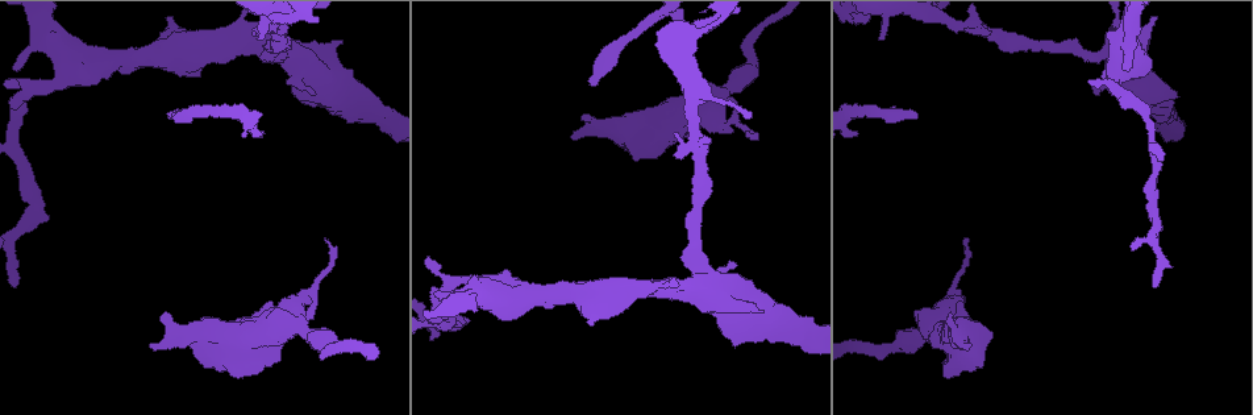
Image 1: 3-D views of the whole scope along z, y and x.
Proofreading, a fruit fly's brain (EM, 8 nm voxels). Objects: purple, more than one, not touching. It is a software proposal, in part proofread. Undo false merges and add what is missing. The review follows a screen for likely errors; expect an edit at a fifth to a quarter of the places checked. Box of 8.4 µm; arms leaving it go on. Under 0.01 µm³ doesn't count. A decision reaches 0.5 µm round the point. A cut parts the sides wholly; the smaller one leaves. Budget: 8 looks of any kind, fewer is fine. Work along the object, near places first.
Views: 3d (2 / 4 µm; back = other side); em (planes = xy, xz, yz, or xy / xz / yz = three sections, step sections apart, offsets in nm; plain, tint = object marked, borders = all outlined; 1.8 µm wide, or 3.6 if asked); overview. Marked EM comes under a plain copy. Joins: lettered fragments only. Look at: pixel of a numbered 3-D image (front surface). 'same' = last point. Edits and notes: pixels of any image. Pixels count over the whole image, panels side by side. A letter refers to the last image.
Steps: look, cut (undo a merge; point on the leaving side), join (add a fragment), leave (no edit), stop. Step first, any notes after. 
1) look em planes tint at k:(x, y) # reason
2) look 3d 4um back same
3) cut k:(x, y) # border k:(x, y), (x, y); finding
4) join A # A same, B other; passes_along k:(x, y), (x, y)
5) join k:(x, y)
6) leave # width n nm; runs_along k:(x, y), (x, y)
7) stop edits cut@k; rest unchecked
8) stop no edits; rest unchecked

look 3d 4um at 1:(592, 84) # free end

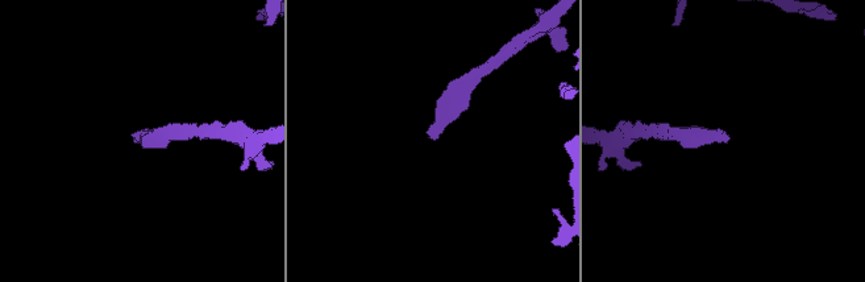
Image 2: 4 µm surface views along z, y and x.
look em planes borders at 2:(137, 141) # now the EM

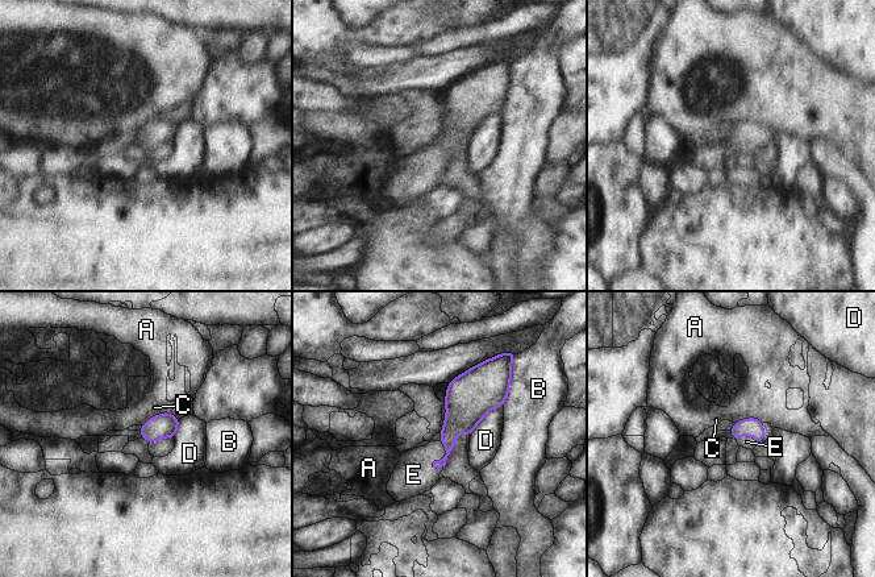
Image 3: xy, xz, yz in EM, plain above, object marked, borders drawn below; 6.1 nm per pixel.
join E # A other, B other, C other, D other, E same; passes_along 3:(459, 419), (444, 456), (413, 474); it goes on there

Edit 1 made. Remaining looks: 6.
look em yz step 8 borders at 1:(883, 37) # stops while still wide

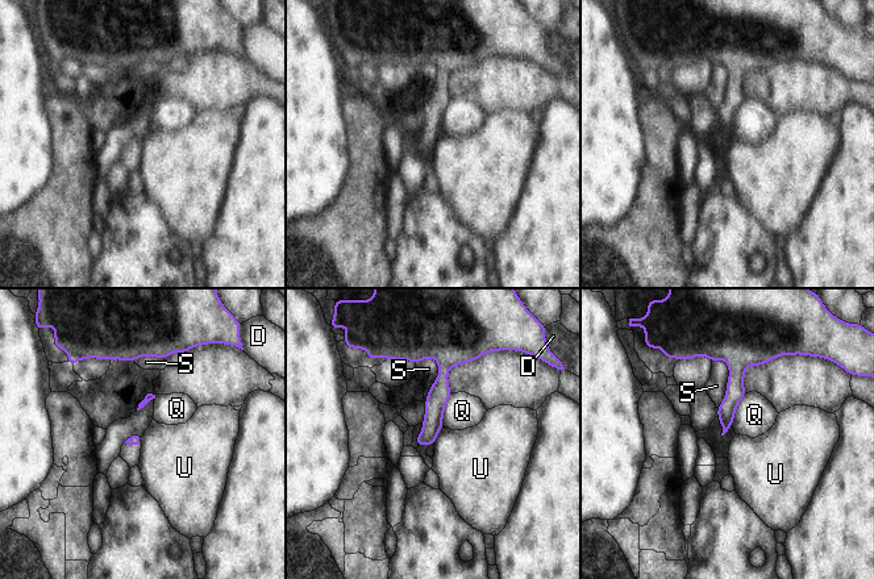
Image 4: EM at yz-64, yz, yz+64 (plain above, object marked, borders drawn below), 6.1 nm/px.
look em planes borders same # cut it another way

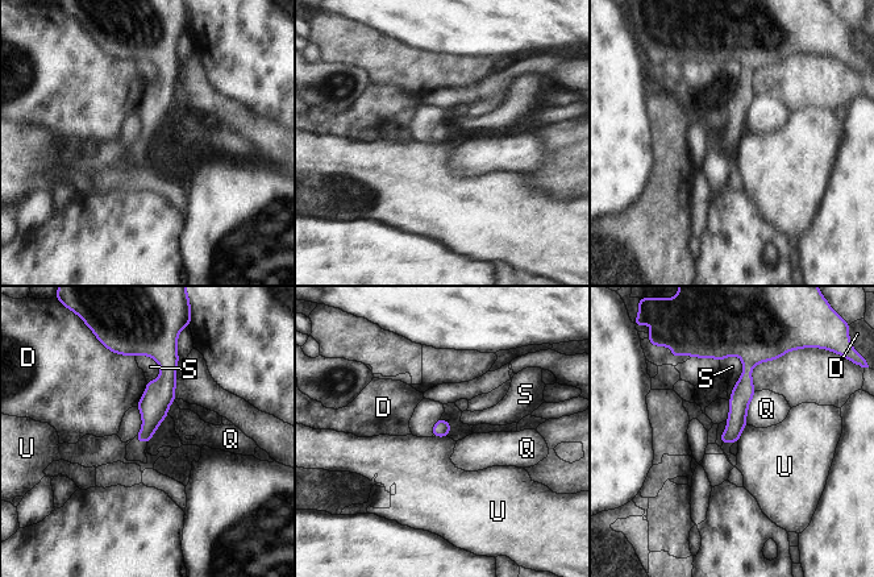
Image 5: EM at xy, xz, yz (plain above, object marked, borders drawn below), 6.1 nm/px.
leave # D other, Q other, S other, U other; border 5:(746, 424), (737, 441); none of them fits

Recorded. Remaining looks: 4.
look em 3.6um planes borders at 1:(328, 57) # calibre changes

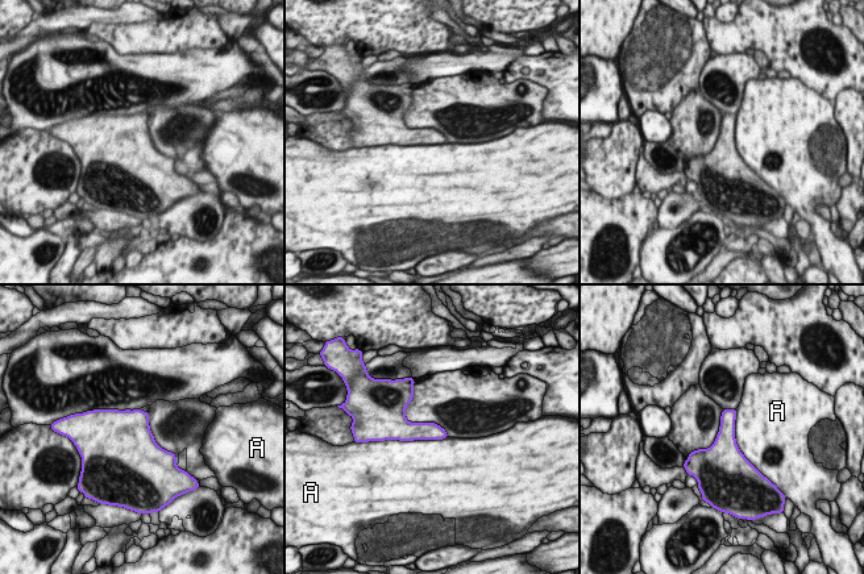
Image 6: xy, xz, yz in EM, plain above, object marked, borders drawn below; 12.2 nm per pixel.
leave # width 220 nm; A other; border 6:(447, 436), (426, 440), (387, 440); all the same neuron

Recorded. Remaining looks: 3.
stop edits join@3; rest unchecked

